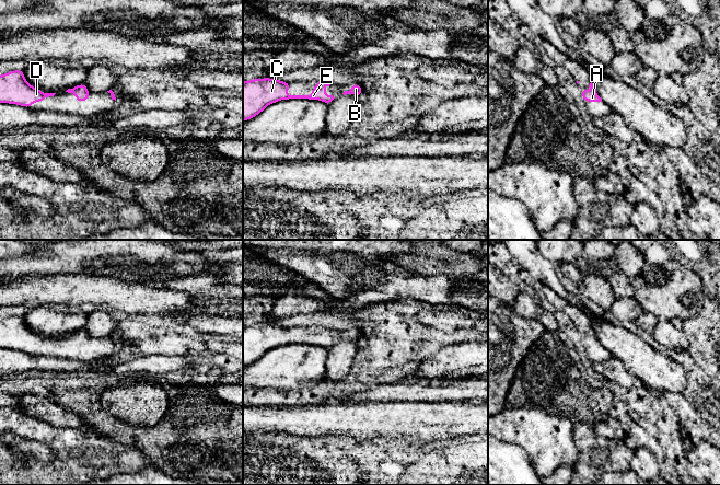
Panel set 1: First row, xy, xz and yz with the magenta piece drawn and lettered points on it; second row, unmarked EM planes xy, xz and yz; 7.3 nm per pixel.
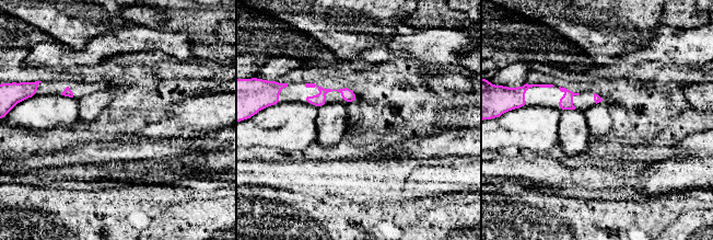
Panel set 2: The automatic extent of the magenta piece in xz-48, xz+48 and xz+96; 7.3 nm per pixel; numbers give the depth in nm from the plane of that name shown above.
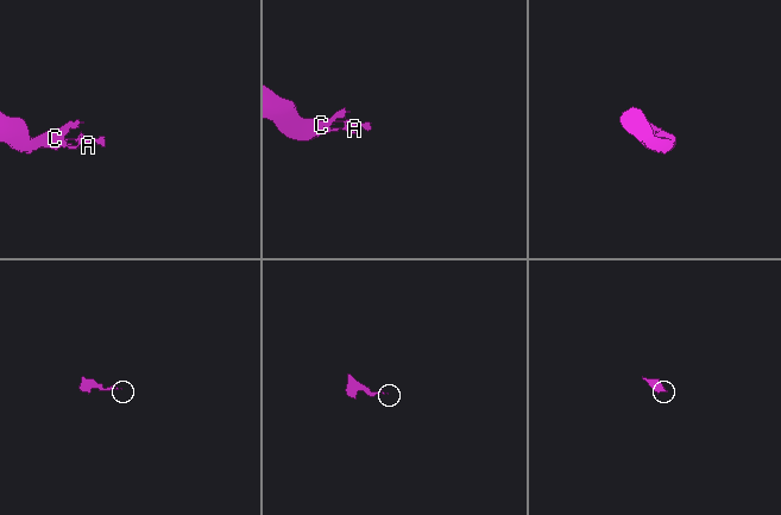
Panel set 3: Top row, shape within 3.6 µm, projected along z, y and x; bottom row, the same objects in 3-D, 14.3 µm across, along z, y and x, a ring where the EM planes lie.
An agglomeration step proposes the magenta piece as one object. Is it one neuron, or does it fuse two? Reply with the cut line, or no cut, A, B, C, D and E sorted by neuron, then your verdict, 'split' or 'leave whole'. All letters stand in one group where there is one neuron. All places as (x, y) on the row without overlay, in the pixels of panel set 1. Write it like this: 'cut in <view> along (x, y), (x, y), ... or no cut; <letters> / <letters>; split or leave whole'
no cut; A B C D E; leave whole

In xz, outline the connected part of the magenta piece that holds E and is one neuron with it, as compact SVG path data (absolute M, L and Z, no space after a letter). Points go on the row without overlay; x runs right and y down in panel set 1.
M263 323L252 324L243 327L243 367L246 367L262 358L269 349L289 344L309 344L329 348L335 343L325 339L325 333L330 330L324 326L316 326L311 340L287 340L290 327Z

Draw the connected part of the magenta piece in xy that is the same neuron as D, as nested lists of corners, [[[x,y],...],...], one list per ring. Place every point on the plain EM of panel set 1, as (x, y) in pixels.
[[[24,315],[0,320],[0,348],[16,349],[32,354],[33,347],[43,347],[56,338],[43,338],[24,323]]]

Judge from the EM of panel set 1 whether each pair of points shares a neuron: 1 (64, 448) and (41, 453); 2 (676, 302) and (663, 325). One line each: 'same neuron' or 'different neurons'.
1: different neurons
2: different neurons

